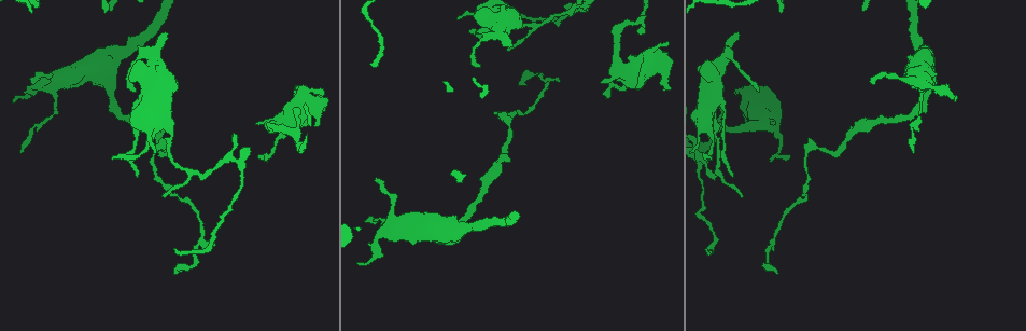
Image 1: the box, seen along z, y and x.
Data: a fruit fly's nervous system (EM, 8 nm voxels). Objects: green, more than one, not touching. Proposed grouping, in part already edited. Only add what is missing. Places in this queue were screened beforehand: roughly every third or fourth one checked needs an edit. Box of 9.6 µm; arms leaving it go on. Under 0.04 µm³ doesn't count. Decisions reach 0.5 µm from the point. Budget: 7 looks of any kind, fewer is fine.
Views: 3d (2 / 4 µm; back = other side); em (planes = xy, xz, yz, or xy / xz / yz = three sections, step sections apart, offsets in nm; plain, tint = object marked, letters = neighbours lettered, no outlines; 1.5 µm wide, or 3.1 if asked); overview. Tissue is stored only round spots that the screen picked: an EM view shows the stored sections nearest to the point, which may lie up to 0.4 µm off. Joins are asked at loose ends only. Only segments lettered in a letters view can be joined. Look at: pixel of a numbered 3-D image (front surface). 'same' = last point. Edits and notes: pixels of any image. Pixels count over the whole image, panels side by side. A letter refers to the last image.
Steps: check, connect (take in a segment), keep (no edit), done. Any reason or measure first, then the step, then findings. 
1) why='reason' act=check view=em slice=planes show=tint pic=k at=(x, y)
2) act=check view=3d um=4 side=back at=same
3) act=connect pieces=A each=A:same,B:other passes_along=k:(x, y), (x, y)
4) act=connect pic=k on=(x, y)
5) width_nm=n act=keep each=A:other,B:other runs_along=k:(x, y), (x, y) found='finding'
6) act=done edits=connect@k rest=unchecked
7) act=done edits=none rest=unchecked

act=check view=em slice=planes show=letters pic=1 at=(135, 90)

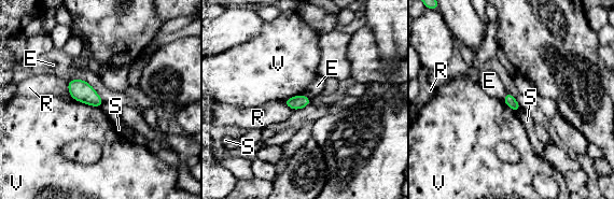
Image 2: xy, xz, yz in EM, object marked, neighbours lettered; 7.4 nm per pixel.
act=keep each=E:other,R:other,S:other,V:other border=2:(506, 91), (503, 101) found='none of them fits'

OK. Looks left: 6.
why='branch stops here' act=check view=em slice=xy step=8 show=letters pic=1 at=(512, 46)

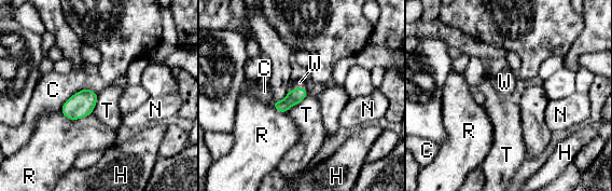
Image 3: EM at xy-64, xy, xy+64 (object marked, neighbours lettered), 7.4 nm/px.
act=check view=em slice=planes show=letters at=same

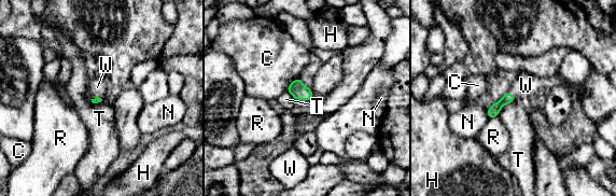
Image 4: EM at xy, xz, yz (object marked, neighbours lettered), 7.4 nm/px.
act=connect pieces=W each=C:other,H:other,N:other,R:other,T:other,W:same passes_along=4:(296, 88), (303, 99), (303, 117) found='the cell continues'

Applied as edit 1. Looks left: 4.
why='free end' act=check view=3d um=2 pic=1 at=(365, 222)

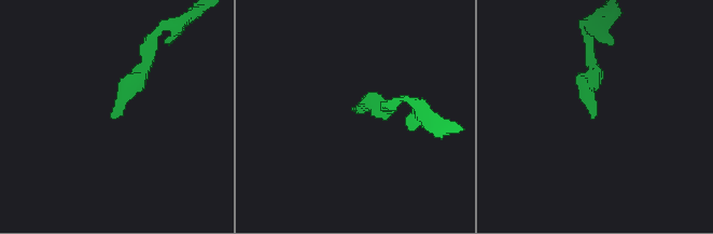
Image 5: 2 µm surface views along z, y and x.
act=check view=em slice=planes show=letters pic=5 at=(113, 115)

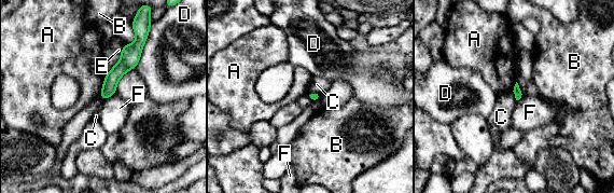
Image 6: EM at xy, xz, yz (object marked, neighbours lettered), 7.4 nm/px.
act=keep each=A:other,B:other,C:other,D:other,E:other,F:other runs_along=6:(140, 42), (112, 77), (103, 95) found='no lettered segment goes on from it'

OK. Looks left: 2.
act=done edits=connect@4 rest=unchecked

